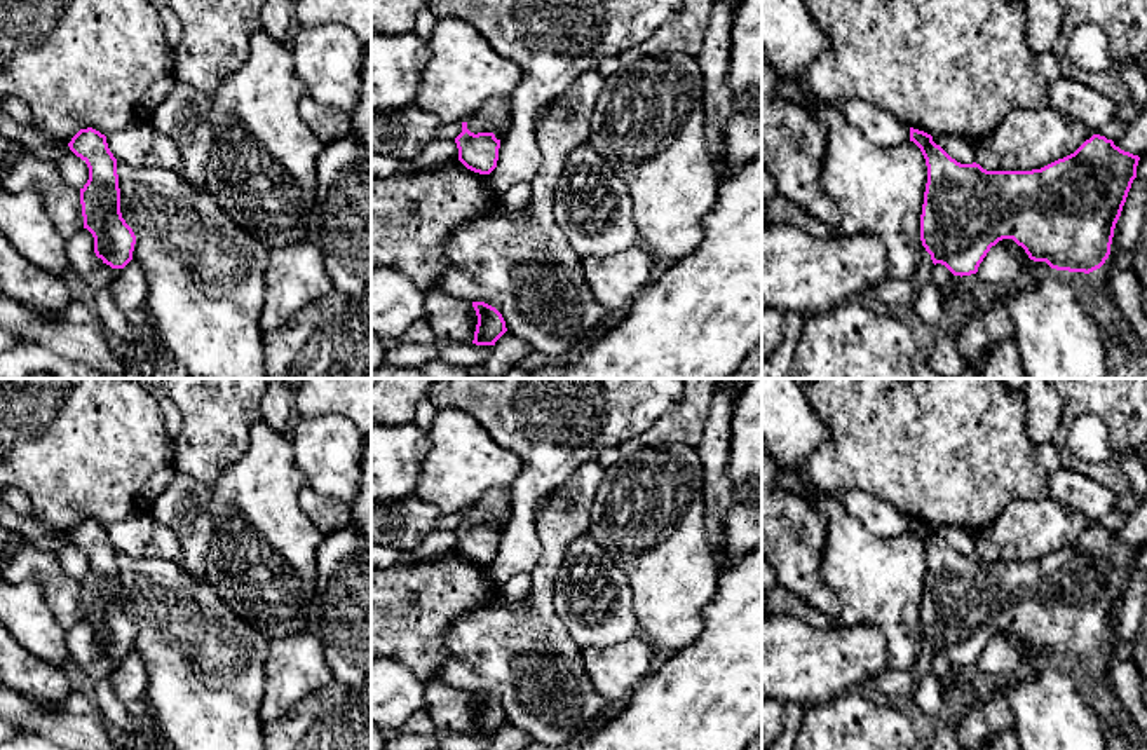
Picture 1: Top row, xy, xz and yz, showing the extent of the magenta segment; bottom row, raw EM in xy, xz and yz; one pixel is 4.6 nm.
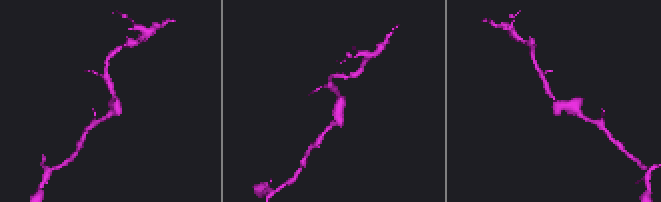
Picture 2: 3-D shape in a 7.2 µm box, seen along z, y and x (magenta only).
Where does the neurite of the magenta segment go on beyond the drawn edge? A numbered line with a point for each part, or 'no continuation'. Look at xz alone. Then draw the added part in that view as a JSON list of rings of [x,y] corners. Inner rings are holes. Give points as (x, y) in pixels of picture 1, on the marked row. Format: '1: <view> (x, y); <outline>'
no continuation

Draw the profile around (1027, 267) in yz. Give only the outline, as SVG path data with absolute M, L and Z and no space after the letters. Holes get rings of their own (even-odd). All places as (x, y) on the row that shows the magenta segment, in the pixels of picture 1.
M1002 239L997 244L1002 244L1006 248L1013 249L1013 253L1018 258L1021 277L1032 277L1032 276L1039 276L1046 270L1051 270L1051 267L1046 262L1030 260L1028 255L1025 253L1025 249L1021 246L1018 246L1013 239Z

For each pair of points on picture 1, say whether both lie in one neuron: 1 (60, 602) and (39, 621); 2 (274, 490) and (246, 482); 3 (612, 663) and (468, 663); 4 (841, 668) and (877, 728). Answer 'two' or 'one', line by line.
1: two
2: one
3: two
4: two

